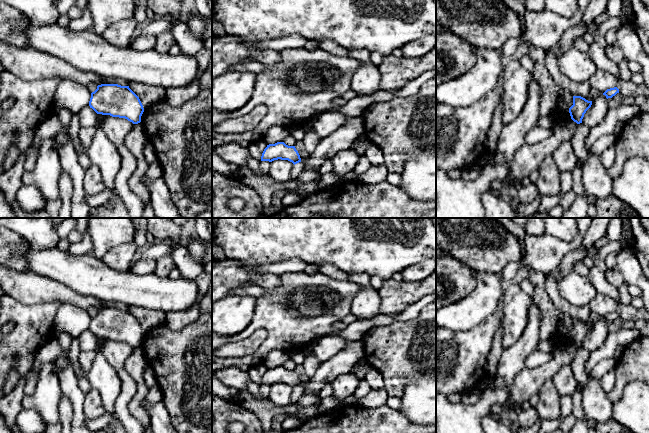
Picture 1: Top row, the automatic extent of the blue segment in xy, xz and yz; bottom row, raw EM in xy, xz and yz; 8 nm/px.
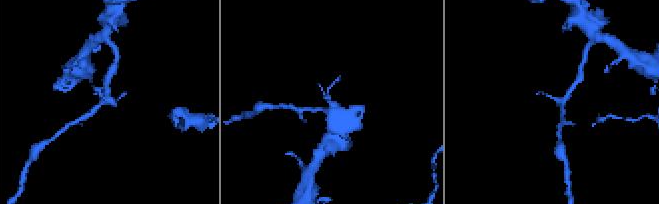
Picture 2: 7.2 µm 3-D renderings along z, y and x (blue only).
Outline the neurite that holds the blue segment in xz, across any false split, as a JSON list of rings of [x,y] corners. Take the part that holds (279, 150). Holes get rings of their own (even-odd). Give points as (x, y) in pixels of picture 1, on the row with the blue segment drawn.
[[[284,142],[267,145],[262,153],[261,161],[272,162],[278,159],[288,160],[294,165],[301,162],[300,155],[295,146],[288,146]]]

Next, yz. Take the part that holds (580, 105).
[[[573,96],[573,105],[569,108],[571,119],[577,124],[582,123],[586,111],[591,107],[592,101],[581,96]]]

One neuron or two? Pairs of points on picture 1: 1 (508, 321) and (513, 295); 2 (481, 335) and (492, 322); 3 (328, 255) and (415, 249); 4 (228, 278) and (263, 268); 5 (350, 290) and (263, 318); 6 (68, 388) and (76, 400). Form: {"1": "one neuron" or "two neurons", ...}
{"1": "one neuron", "2": "one neuron", "3": "one neuron", "4": "one neuron", "5": "one neuron", "6": "one neuron"}

